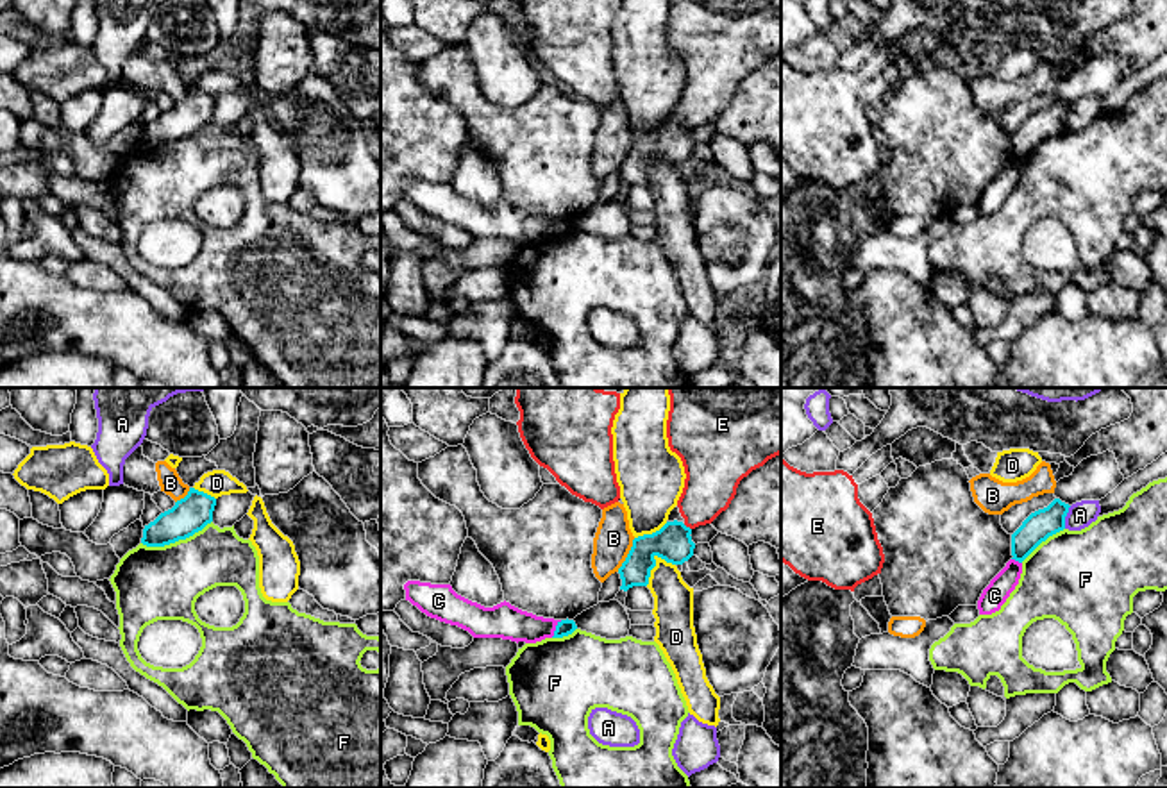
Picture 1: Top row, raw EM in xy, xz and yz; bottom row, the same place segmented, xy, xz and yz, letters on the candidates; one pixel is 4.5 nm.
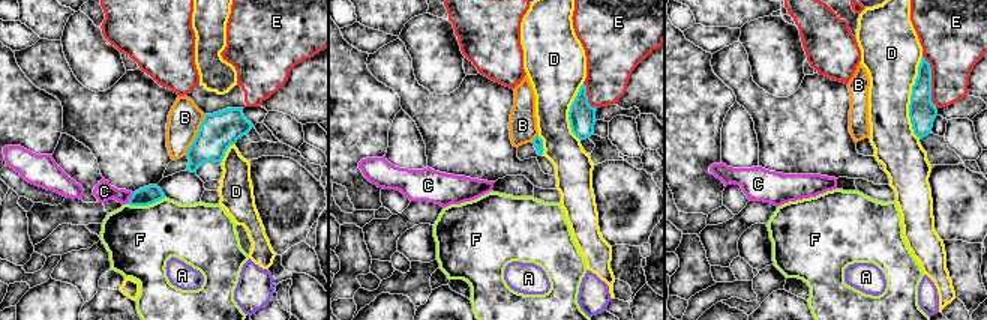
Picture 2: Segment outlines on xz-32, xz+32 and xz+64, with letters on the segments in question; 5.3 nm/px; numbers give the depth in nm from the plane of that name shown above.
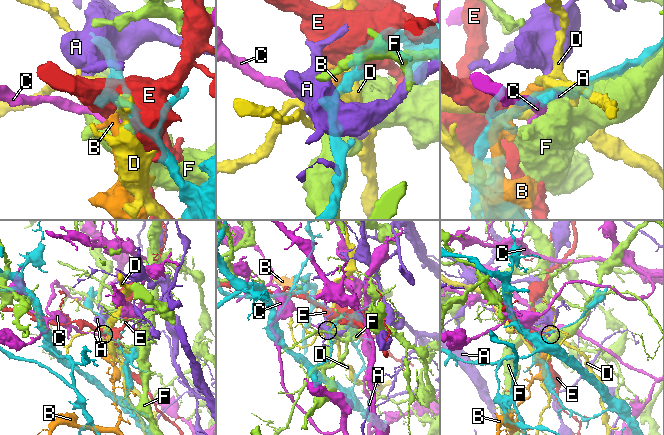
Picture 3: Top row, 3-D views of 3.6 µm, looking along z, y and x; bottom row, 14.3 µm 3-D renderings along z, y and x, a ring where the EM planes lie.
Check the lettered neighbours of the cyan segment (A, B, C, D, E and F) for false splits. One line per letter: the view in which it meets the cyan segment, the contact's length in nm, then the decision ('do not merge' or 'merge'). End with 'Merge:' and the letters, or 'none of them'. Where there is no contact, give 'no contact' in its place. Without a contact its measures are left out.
A: yz | 110 nm | do not merge
B: xz | 170 nm | do not merge
C: xz | 90 nm | do not merge
D: xz | 170 nm | do not merge
E: xz | 50 nm | do not merge
F: xy | 340 nm | do not merge
Merge: none of them

